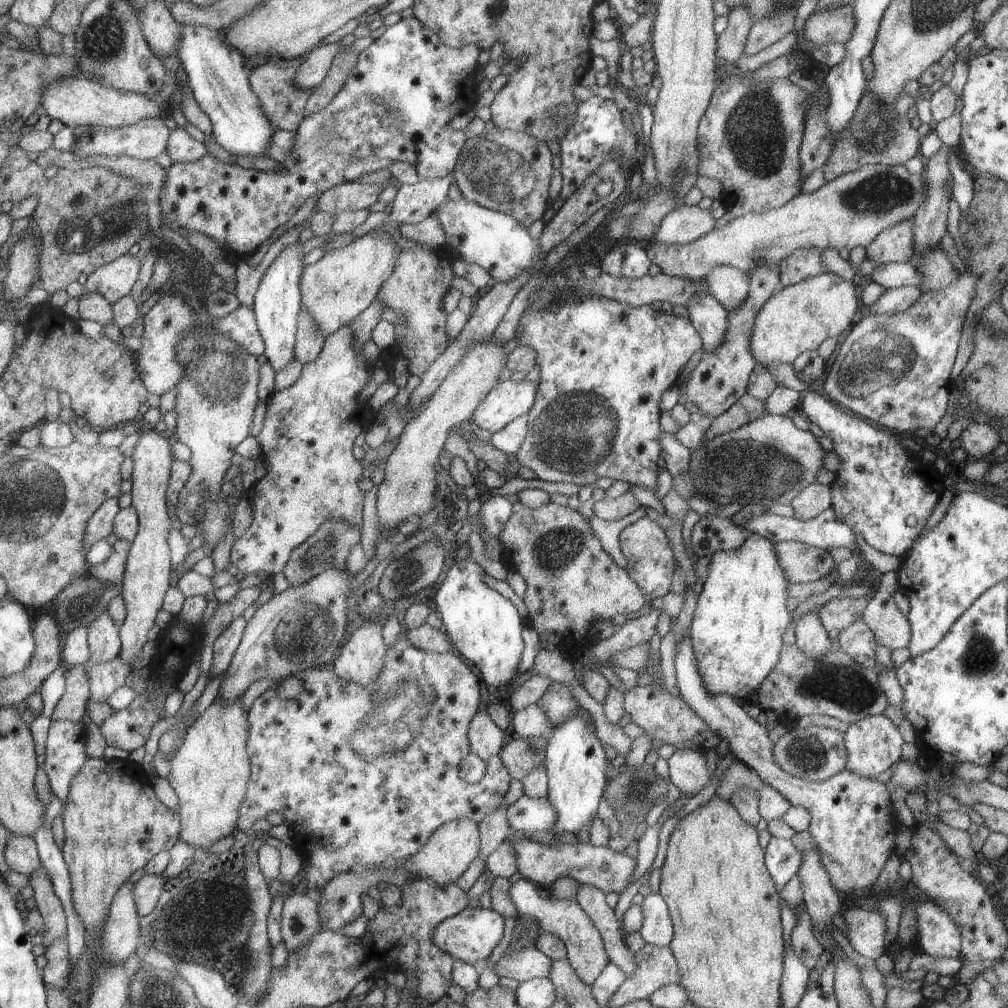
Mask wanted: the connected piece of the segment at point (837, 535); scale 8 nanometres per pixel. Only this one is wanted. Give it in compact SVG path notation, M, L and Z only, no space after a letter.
M831 507L824 510L822 514L818 514L818 517L814 518L814 520L808 520L808 522L796 520L794 517L785 518L765 513L758 516L758 518L754 518L754 520L748 520L748 522L744 524L744 529L747 532L754 532L754 534L758 534L758 536L765 537L767 540L772 540L776 544L780 541L794 541L825 549L828 552L836 547L844 547L857 551L858 542L856 542L854 532L852 532L848 524L844 524L844 522L838 520L836 512L834 512Z

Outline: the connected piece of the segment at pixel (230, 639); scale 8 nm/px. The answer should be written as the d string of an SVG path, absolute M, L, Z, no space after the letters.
M236 616L234 620L232 620L232 625L228 626L227 630L224 630L218 639L211 645L214 647L214 663L211 667L212 676L209 676L209 680L216 676L223 676L230 667L230 662L244 637L244 632L247 626L247 622L243 616Z

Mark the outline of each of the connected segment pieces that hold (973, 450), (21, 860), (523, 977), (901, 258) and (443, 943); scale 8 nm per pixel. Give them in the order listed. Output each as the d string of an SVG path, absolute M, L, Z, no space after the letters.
M972 422L960 436L961 448L971 460L988 459L995 448L1001 444L1000 436L992 425Z
M14 833L10 838L6 855L11 871L28 877L41 864L37 846L32 837L19 836Z
M534 946L516 950L516 952L507 951L493 970L498 977L506 977L517 980L519 983L531 980L532 978L547 978L550 971L550 962L540 950Z
M910 218L882 230L881 235L866 248L866 257L876 261L878 265L911 263L914 246L915 221Z
M470 910L458 912L458 915L450 916L438 924L433 933L432 942L450 954L456 961L471 963L480 960L488 961L492 951L503 939L505 929L505 918L501 913L494 910Z

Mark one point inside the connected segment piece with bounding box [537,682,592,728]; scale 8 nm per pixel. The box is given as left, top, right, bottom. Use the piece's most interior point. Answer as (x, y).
(558, 703)

